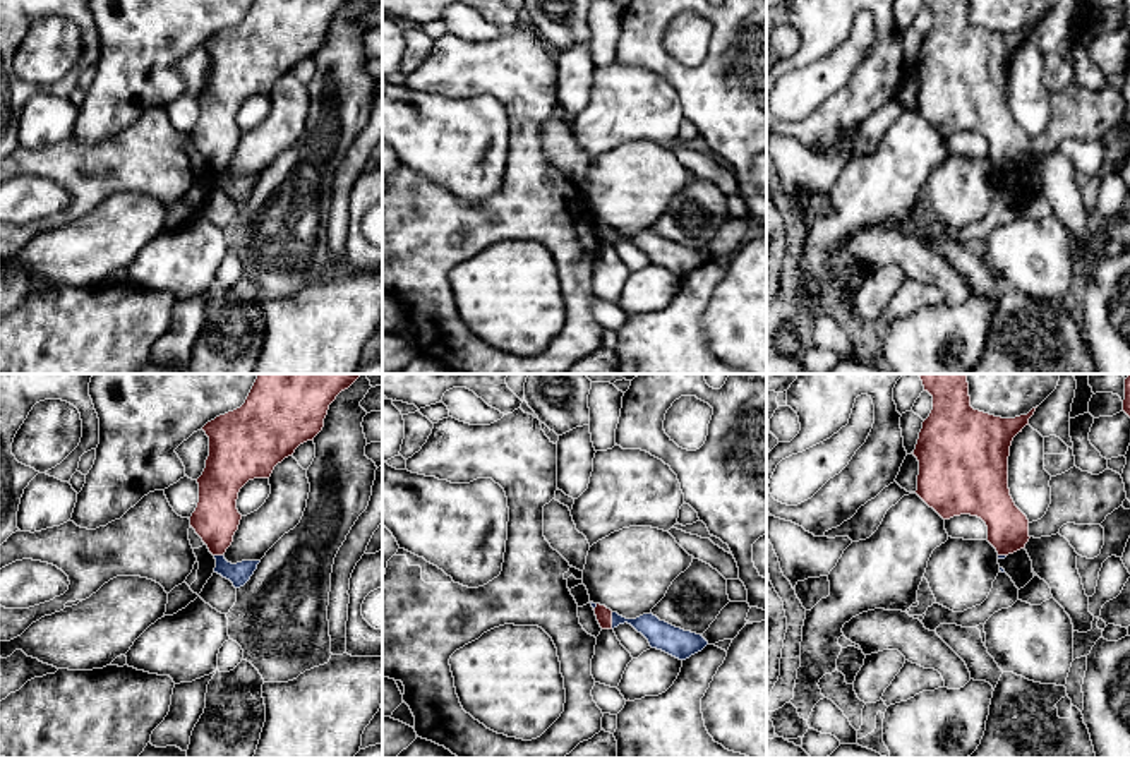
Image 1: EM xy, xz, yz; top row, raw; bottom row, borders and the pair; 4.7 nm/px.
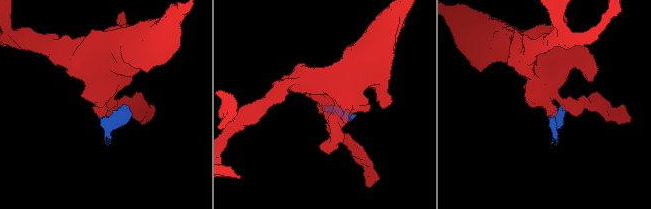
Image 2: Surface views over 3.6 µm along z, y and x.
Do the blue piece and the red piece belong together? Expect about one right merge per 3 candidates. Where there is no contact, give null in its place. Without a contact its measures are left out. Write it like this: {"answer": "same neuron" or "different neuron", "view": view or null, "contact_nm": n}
{"answer": "different neuron", "view": "xz", "contact_nm": 80}

